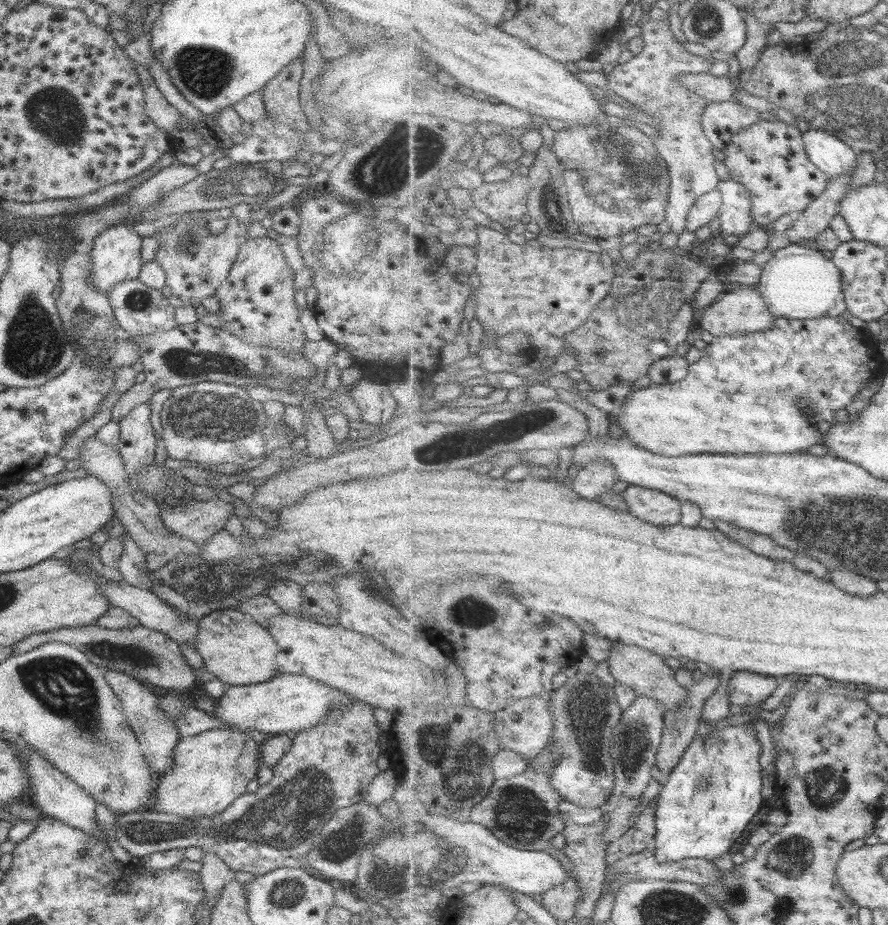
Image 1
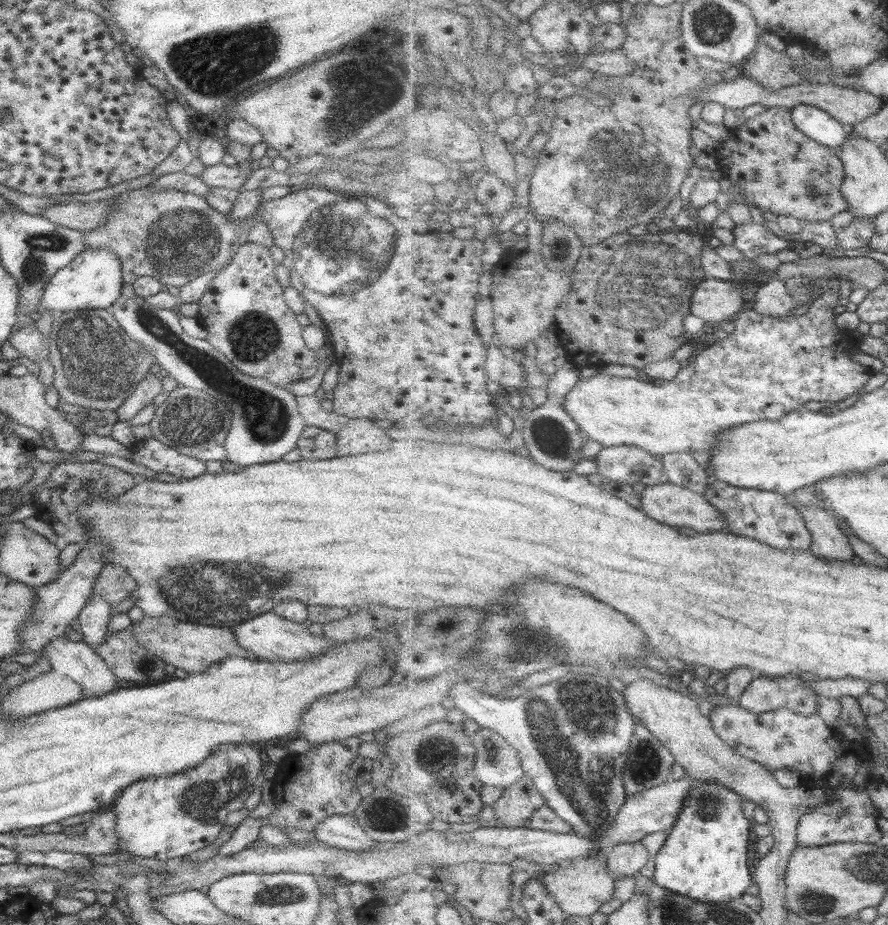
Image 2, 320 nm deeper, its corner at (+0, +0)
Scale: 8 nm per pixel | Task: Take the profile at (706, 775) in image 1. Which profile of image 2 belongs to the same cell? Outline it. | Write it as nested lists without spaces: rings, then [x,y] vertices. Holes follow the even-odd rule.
[[[696,781],[673,830],[668,833],[666,845],[654,860],[654,881],[701,902],[719,904],[741,899],[755,882],[747,858],[751,822],[743,814],[742,798],[737,791],[718,782]]]

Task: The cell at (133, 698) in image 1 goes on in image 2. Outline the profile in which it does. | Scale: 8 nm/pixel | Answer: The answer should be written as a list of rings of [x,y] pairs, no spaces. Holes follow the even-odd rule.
[[[55,637],[41,651],[51,669],[68,676],[81,687],[83,698],[101,696],[115,690],[116,678],[103,659],[82,641]]]

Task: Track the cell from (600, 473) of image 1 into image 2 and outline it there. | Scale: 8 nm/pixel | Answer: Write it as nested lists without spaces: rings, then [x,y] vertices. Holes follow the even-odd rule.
[[[633,445],[604,447],[593,460],[596,464],[595,474],[613,482],[623,482],[631,486],[669,482],[661,458],[658,459]]]

